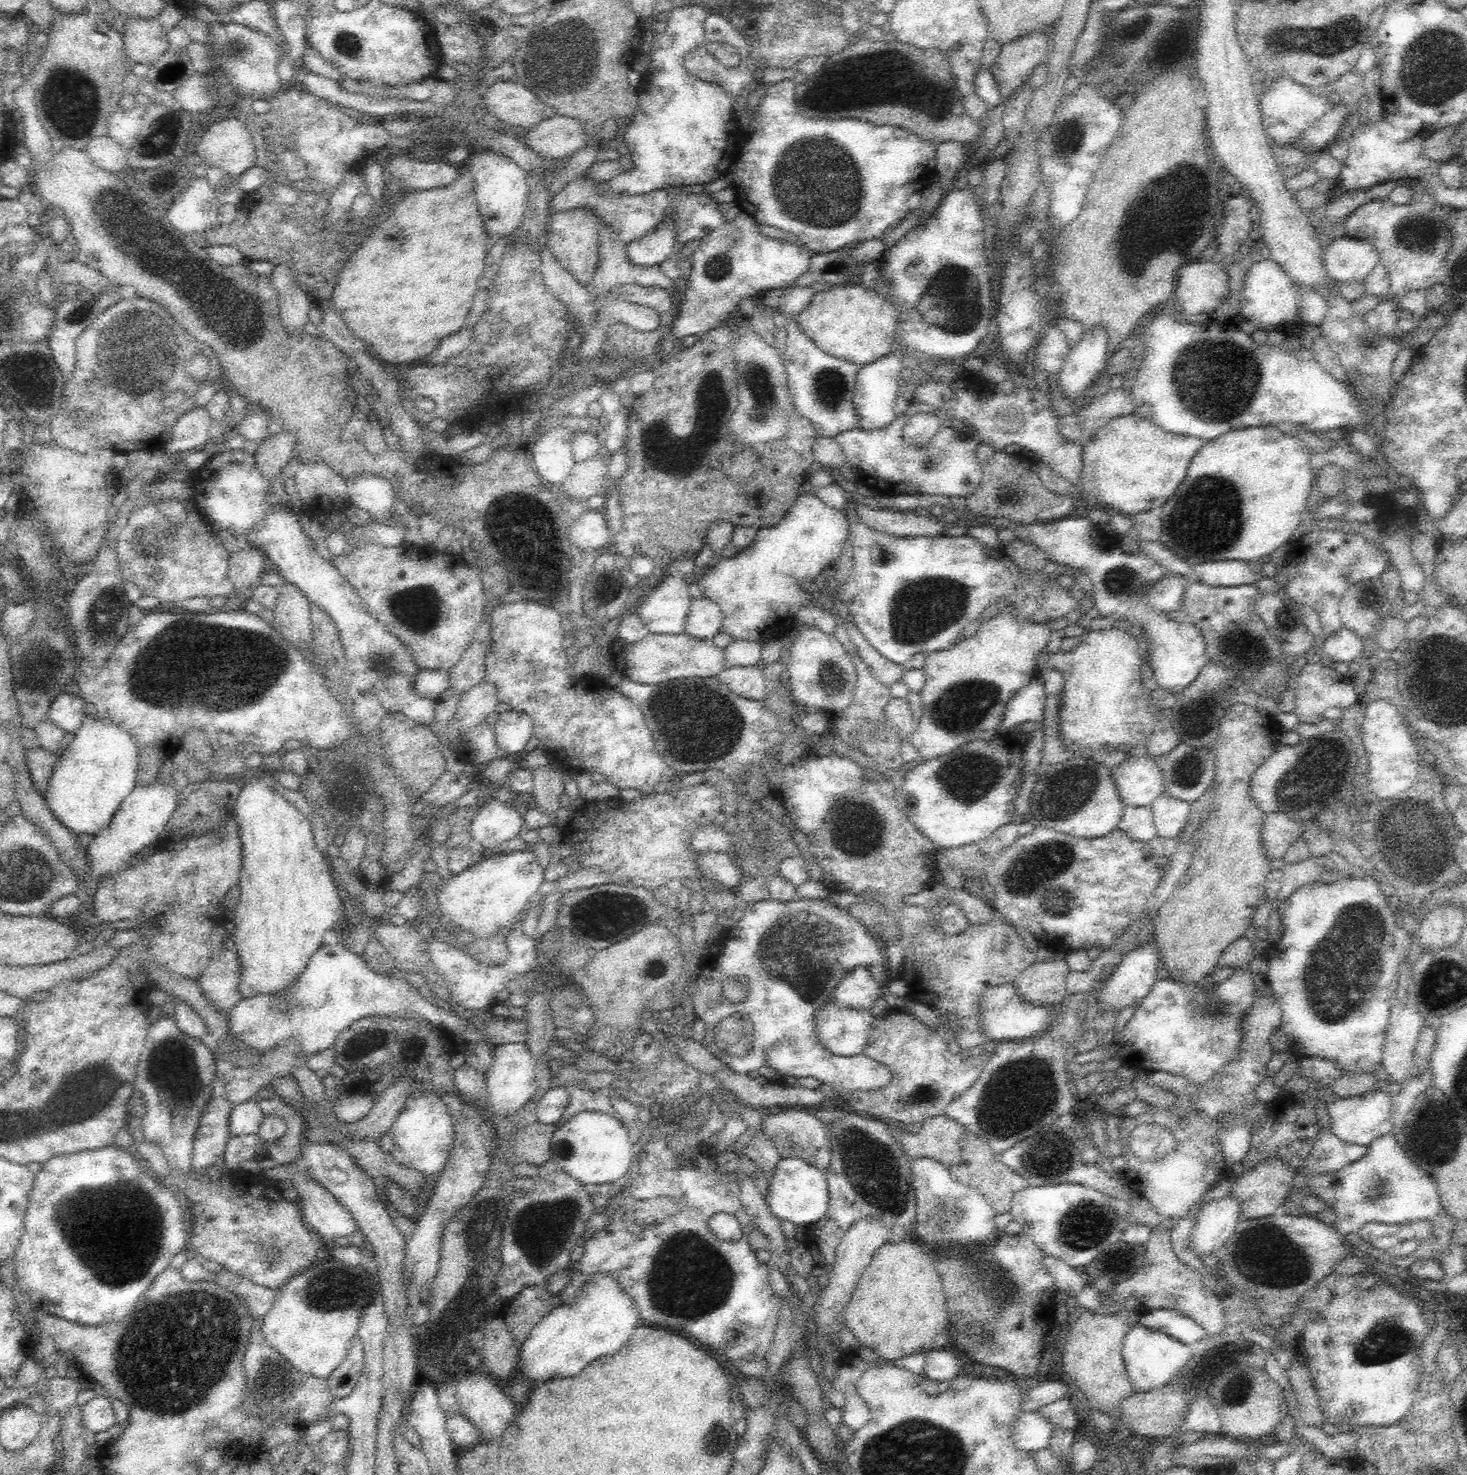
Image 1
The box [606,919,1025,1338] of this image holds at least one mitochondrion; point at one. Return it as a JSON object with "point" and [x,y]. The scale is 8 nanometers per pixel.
{"point":[684,1249]}

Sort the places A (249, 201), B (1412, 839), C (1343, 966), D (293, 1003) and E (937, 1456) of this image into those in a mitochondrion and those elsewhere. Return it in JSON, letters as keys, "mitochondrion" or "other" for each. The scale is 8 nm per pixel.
{"A":"other","B":"mitochondrion","C":"mitochondrion","D":"mitochondrion","E":"mitochondrion"}

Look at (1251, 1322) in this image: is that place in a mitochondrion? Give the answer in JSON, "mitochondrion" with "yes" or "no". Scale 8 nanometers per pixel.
{"mitochondrion":"no"}

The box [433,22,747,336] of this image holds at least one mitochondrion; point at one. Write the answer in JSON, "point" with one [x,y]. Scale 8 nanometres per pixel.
{"point":[565,58]}

